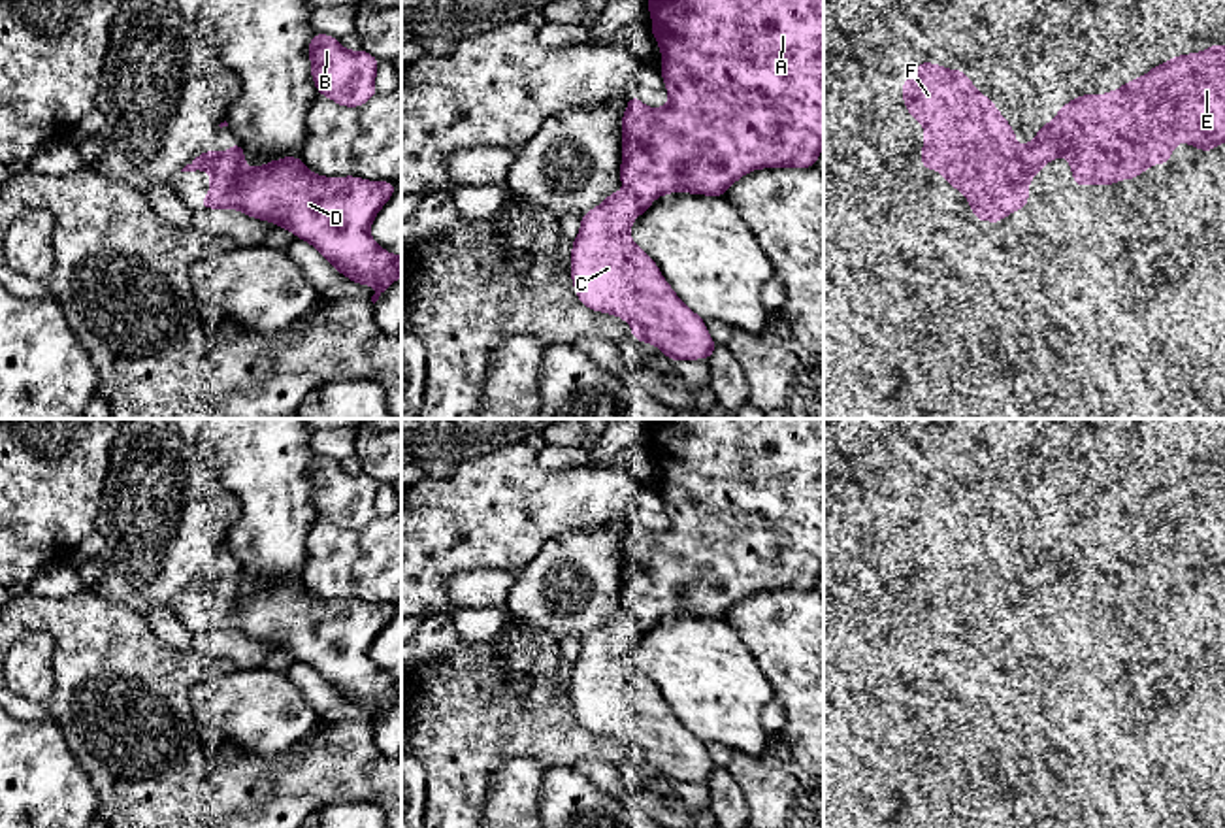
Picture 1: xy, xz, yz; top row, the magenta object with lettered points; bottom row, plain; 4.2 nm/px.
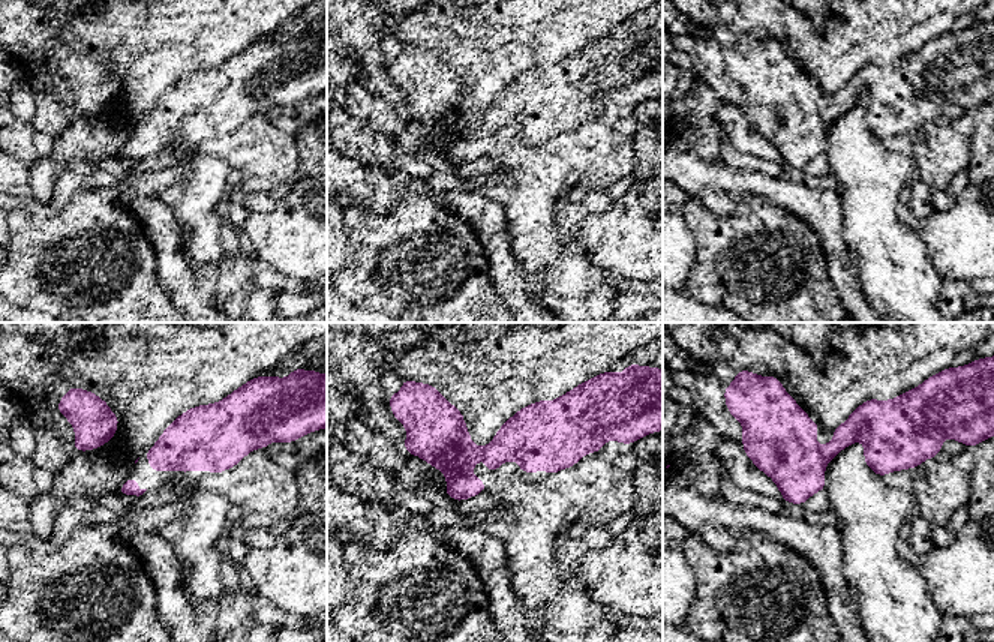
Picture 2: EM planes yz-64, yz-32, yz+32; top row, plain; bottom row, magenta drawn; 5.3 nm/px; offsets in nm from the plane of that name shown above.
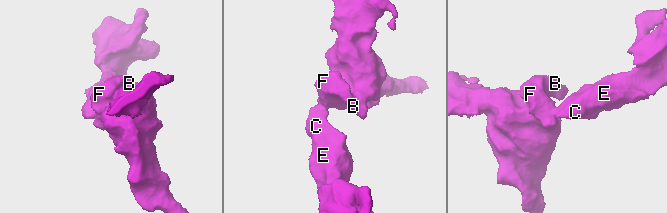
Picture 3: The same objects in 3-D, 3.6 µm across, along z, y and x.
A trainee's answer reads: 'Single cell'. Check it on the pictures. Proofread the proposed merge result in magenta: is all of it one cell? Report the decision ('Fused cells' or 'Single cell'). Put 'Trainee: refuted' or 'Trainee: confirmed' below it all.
Single cell
Trainee: confirmed

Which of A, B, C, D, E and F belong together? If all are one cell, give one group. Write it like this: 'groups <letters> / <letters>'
groups A B C D E F

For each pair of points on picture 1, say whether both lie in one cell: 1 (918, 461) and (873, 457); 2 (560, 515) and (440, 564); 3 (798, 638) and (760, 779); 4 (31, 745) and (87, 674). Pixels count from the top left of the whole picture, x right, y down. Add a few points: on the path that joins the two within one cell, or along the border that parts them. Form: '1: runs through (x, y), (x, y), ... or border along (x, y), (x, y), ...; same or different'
1: border along (894, 438), (898, 457); different
2: runs through (530, 523), (489, 523), (470, 542); same
3: runs through (800, 676), (798, 755); same
4: border along (19, 719), (51, 719), (74, 759); different

